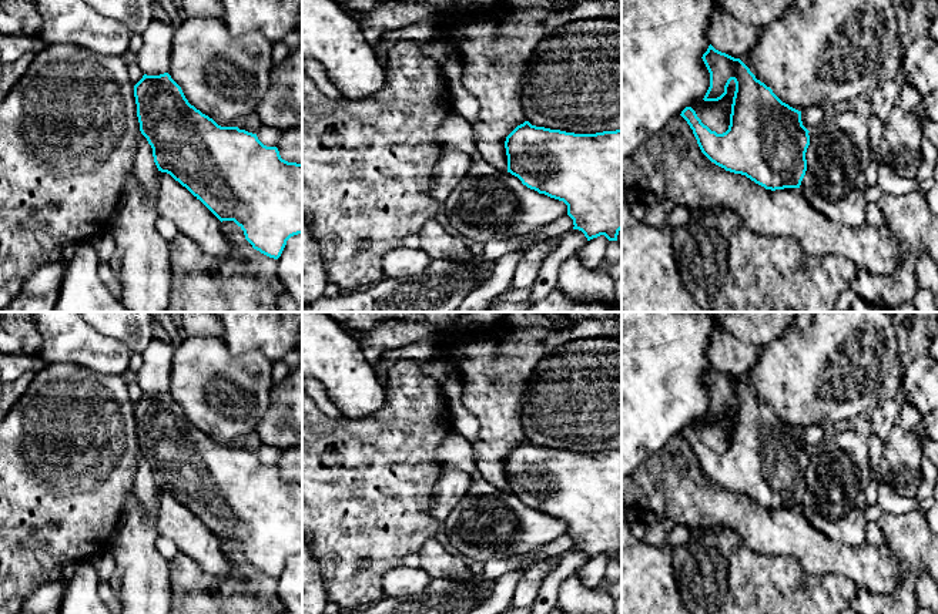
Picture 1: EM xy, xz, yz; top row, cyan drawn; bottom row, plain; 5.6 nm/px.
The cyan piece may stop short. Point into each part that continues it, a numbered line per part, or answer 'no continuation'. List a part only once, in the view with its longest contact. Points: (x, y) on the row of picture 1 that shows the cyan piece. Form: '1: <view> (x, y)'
no continuation

